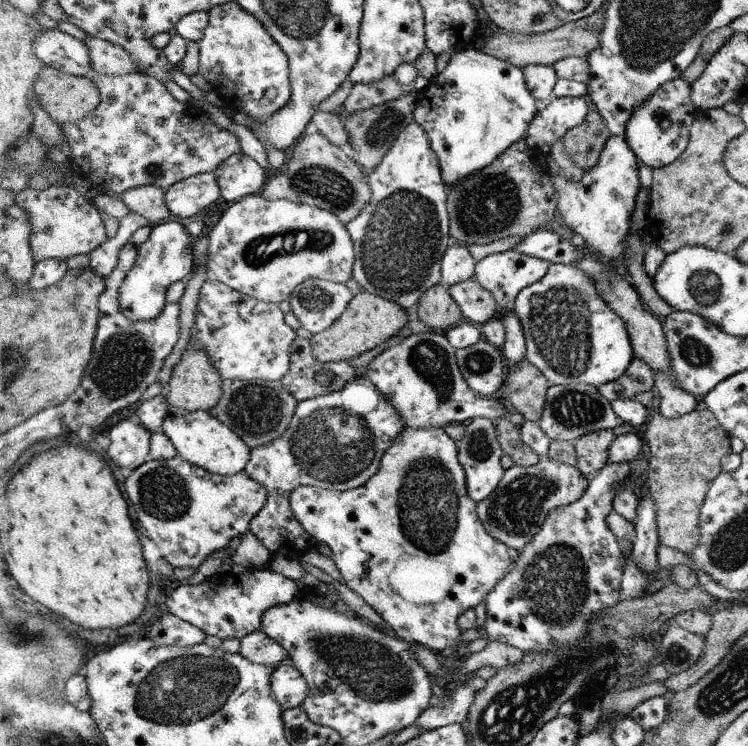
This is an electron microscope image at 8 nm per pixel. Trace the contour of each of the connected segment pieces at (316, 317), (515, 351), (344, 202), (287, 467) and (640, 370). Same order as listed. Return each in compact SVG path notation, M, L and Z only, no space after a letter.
M307 279L291 294L289 303L301 327L315 335L334 325L352 300L345 284Z
M514 305L502 314L502 319L507 334L507 342L501 348L504 350L504 358L506 358L509 367L518 366L526 357L527 339L524 336L523 327L520 326L520 318L514 312Z
M322 133L303 134L290 148L285 170L281 175L272 176L270 181L266 181L260 194L268 200L284 199L296 204L318 206L336 214L340 222L348 224L358 217L372 198L367 178L358 164Z
M367 377L354 378L342 389L330 394L312 397L306 401L299 401L290 426L284 431L280 439L272 440L264 446L251 449L251 460L243 471L260 482L268 490L268 502L252 519L249 532L260 539L270 551L271 558L288 558L296 560L304 551L312 548L316 541L308 535L298 520L291 506L292 490L298 486L313 486L323 489L347 491L355 489L370 481L380 468L380 460L386 450L392 446L392 441L404 429L402 416L395 406L388 402L383 391Z
M634 356L627 372L607 385L598 386L598 392L608 402L612 402L619 398L630 399L642 392L648 392L648 390L655 391L652 371L648 363Z

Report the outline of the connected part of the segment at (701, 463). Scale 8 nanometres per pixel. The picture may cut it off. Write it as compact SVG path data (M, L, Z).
M703 405L690 414L678 418L664 418L655 409L641 431L642 441L649 452L644 481L654 501L659 542L670 548L692 554L693 543L699 536L699 512L707 498L711 482L723 472L722 460L731 453L731 435L720 424L712 411Z

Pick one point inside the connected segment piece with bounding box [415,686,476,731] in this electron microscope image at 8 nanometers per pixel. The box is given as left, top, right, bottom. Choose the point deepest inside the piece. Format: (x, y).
(454, 709)

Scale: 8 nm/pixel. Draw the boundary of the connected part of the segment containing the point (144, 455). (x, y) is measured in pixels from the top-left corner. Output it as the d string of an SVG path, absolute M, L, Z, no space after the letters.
M124 420L114 426L110 456L124 468L138 470L151 459L154 432L141 423Z

